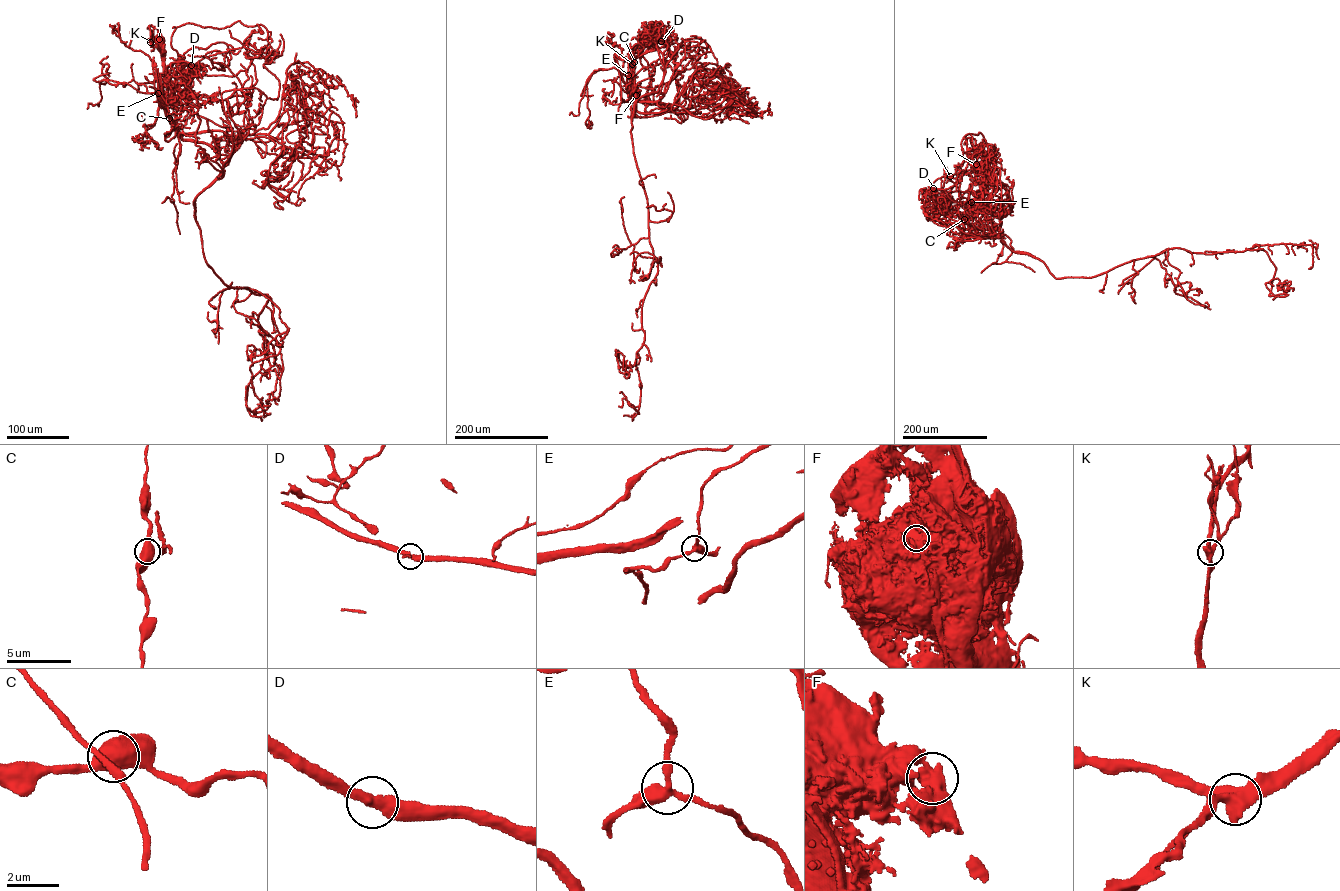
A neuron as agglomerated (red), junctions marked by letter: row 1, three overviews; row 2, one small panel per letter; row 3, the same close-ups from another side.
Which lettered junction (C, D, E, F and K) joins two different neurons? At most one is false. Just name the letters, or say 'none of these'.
F

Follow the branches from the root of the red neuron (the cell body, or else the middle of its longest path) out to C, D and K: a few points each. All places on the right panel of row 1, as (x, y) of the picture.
C: (973, 165), (984, 175), (987, 186), (980, 212), (986, 219), (965, 234), (964, 219)
D: (973, 165), (984, 175), (987, 186), (985, 194), (976, 201), (951, 202), (933, 188)
K: (973, 165), (981, 172), (961, 172), (950, 176)

